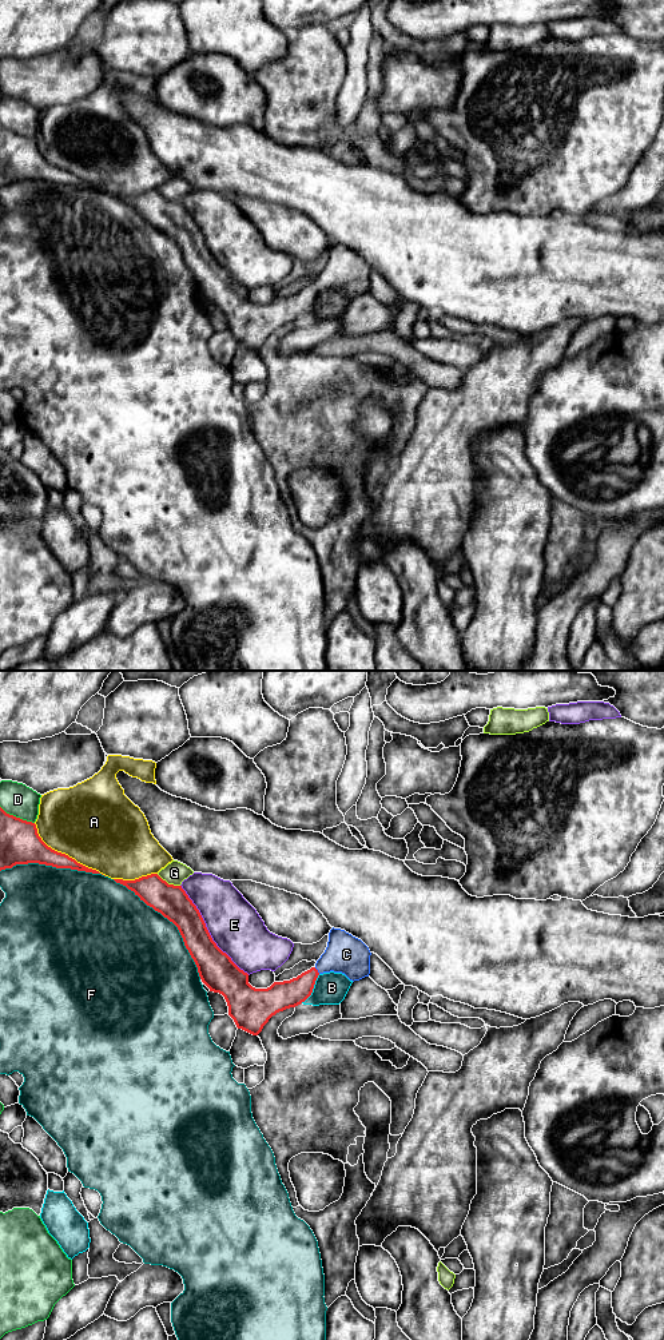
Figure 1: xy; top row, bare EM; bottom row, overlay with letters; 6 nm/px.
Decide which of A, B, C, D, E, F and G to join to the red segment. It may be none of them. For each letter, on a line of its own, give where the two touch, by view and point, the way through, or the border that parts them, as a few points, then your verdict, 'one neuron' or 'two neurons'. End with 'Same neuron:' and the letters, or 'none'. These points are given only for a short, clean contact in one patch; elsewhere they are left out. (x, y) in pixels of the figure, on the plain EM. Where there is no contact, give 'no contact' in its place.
A: xy (64, 170) | two neurons
B: xy (313, 303) | two neurons
C: xy (317, 286) | across xy (286, 310), (295, 307), (317, 286), (329, 277), (346, 270) | one neuron
D: xy (18, 134) | two neurons
E: xy (207, 247) | two neurons
F: xy (170, 237) | two neurons
G: xy (167, 199) | two neurons
Same neuron: C

